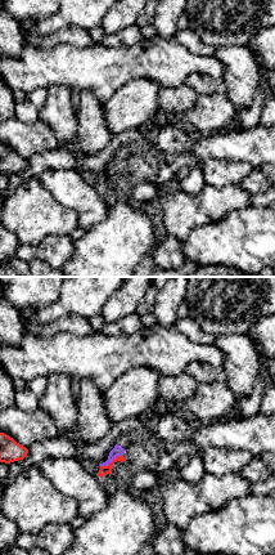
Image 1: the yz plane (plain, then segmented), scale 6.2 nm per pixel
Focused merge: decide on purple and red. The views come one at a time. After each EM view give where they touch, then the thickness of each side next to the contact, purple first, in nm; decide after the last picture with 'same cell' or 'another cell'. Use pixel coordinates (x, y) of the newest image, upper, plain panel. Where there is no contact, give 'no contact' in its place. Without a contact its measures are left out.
meets purple at (111, 173); 60 nm thick on the purple side, 60 nm on the other

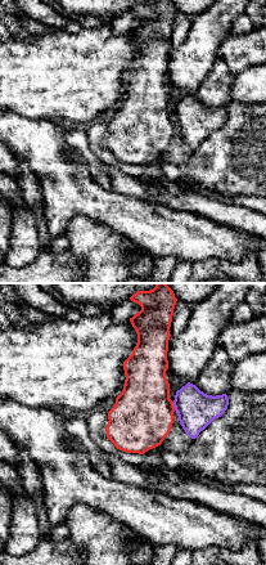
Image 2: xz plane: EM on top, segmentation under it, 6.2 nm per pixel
meets purple at (174, 117); 240 nm thick on the purple side, 380 nm on the other

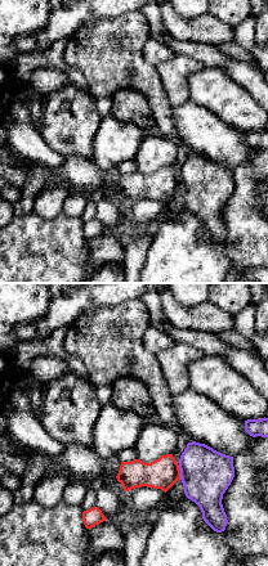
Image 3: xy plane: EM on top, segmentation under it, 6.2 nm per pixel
meets purple at (181, 184); 320 nm thick on the purple side, 190 nm on the other

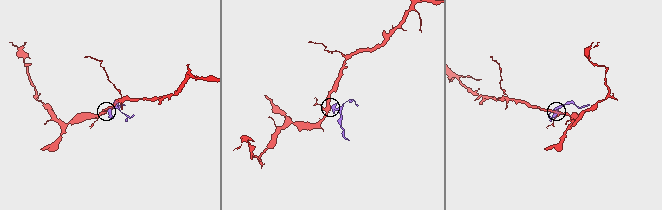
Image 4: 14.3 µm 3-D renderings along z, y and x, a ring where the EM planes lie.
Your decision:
another cell

